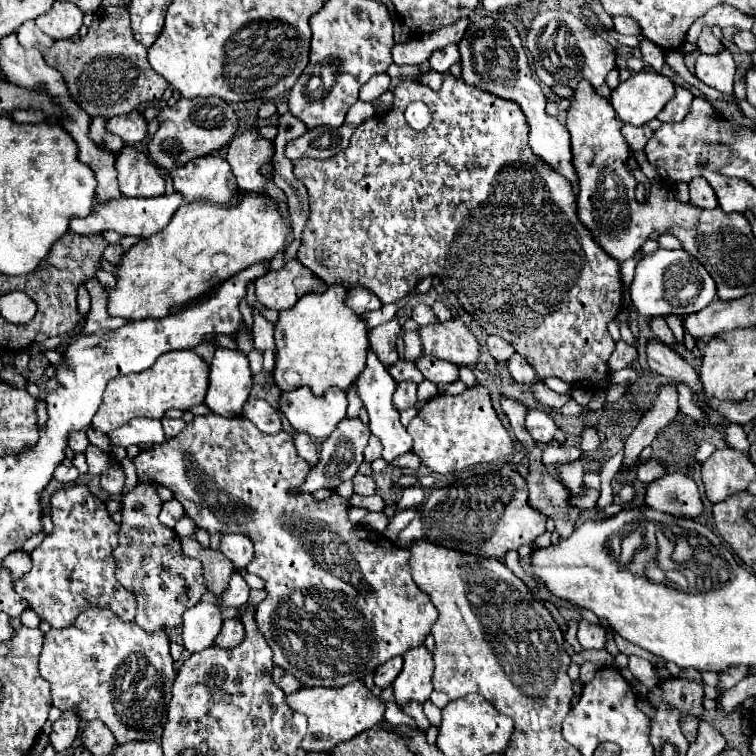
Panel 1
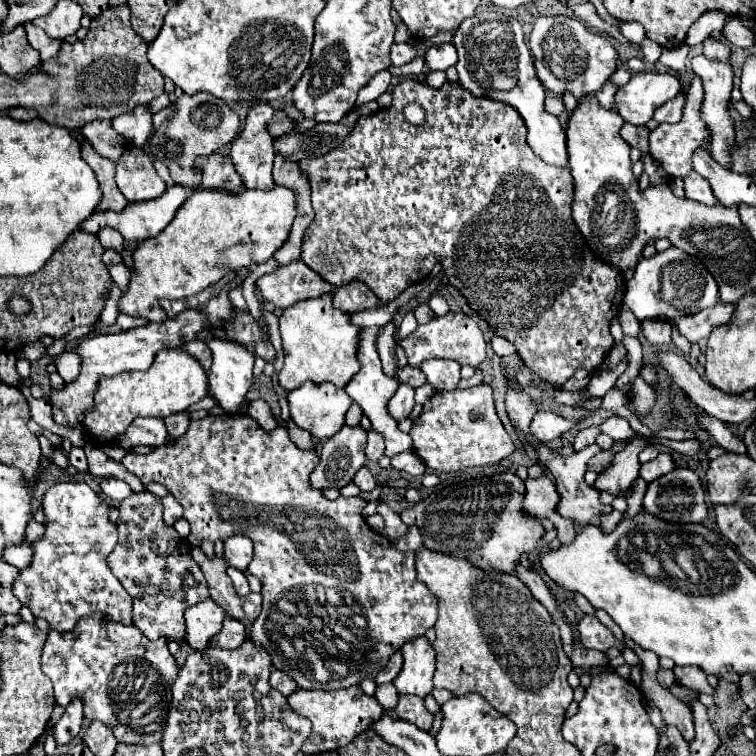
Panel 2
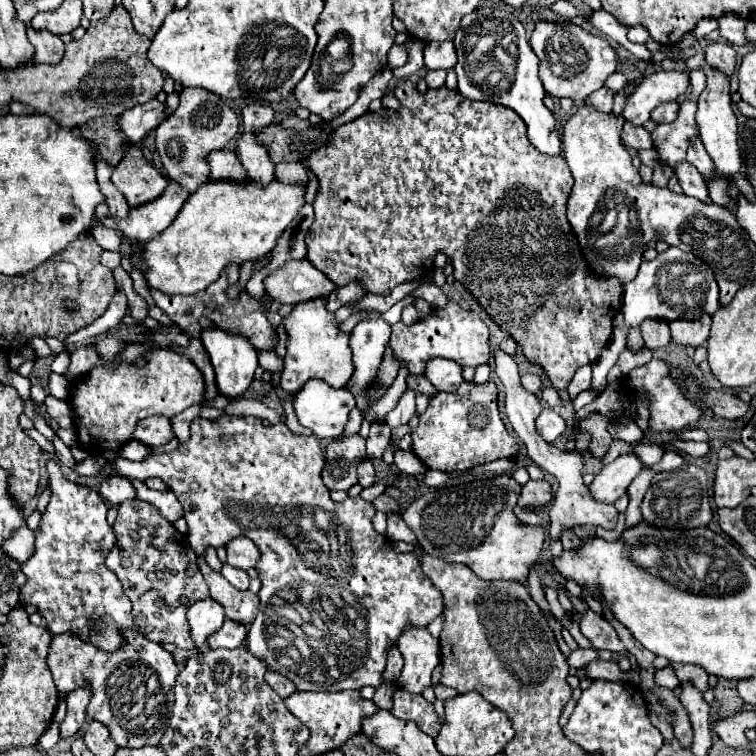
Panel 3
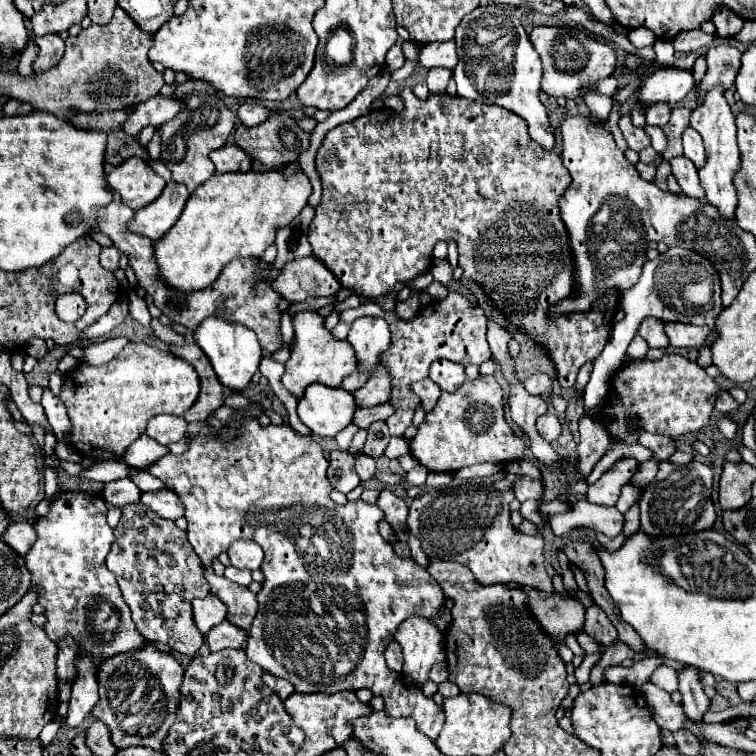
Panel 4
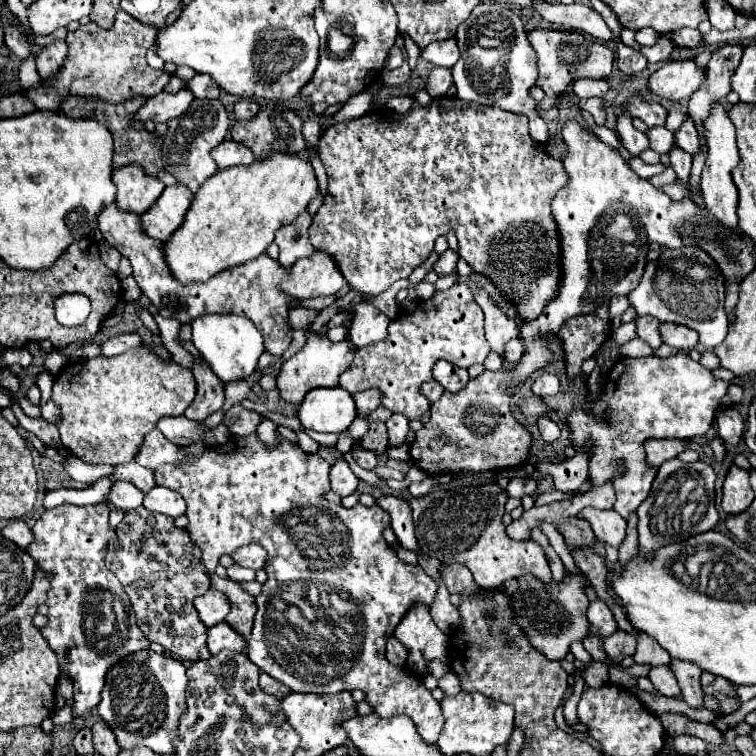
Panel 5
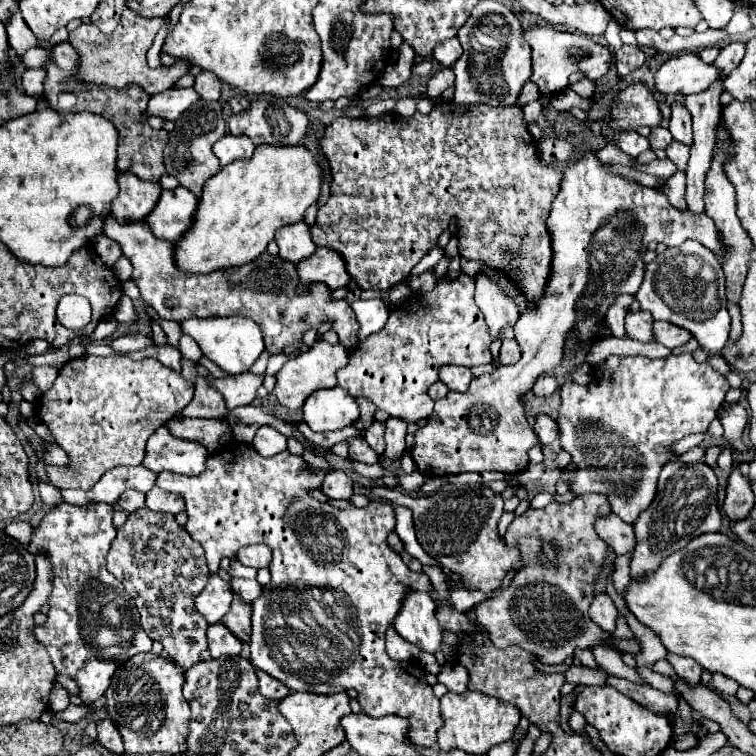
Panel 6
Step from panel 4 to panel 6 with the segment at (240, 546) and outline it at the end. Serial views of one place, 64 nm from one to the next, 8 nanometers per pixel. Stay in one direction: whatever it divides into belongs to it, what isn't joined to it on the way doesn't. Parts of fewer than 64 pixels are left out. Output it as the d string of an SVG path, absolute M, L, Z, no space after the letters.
M244 546L240 548L240 552L236 552L236 560L240 560L244 566L252 566L252 568L266 568L270 562L272 554L268 546Z

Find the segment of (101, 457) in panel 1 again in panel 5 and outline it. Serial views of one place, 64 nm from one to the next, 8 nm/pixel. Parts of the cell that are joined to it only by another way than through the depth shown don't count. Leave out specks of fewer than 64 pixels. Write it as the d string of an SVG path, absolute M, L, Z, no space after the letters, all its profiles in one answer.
M154 486L144 496L144 508L152 510L152 512L166 514L170 518L178 518L186 512L184 498L180 494L176 494L174 490L168 490L168 488L162 488L162 486Z

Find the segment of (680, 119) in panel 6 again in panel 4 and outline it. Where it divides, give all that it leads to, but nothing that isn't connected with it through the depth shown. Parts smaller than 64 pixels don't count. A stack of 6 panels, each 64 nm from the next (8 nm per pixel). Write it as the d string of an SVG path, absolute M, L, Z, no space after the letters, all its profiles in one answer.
M688 128L684 132L684 156L694 162L694 166L700 170L706 164L706 152L704 144L700 140L700 134L694 128Z

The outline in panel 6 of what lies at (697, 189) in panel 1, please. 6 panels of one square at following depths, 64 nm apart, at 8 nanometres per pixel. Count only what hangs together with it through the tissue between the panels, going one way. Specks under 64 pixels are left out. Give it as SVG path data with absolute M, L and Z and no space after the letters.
M672 140L672 144L666 148L666 156L668 156L668 160L672 160L674 164L676 164L676 168L678 170L686 170L686 166L688 166L688 156L690 156L690 150L684 146L684 144L680 144L680 142L676 142L676 140Z

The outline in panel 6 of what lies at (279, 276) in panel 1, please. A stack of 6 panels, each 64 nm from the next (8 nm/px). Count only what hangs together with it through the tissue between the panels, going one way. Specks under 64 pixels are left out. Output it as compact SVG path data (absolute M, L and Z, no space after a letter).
M316 248L316 252L296 264L300 276L300 288L308 284L324 284L328 290L344 288L350 282L342 256L330 248Z

